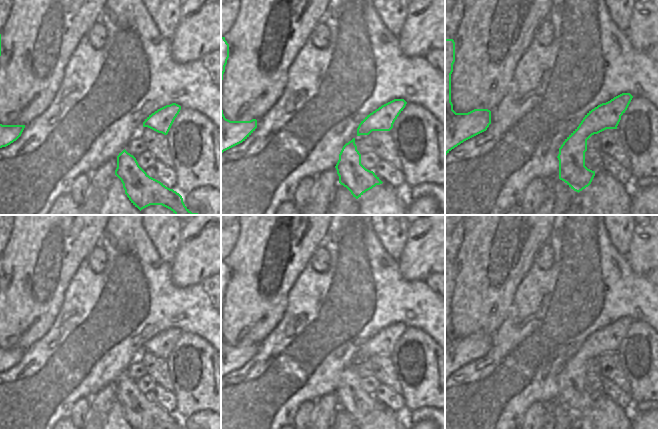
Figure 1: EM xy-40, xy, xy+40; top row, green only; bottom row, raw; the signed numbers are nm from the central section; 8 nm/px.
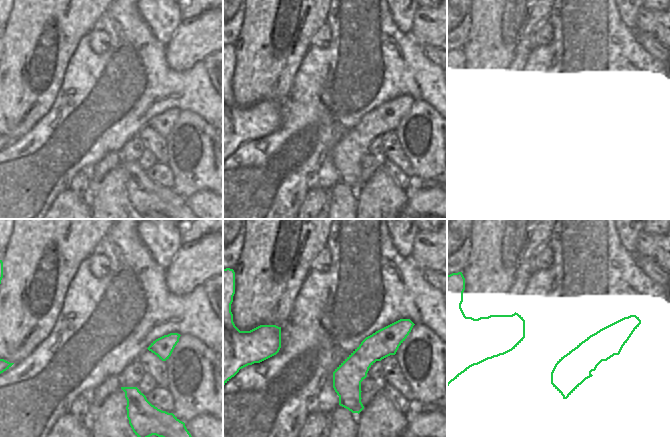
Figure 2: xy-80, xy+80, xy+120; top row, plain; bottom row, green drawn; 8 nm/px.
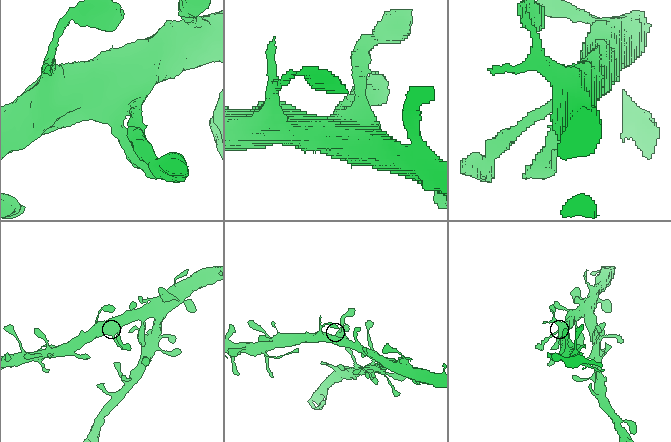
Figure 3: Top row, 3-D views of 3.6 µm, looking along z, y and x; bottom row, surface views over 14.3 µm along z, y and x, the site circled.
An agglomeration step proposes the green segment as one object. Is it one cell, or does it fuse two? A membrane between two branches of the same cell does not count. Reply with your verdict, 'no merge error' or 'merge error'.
no merge error

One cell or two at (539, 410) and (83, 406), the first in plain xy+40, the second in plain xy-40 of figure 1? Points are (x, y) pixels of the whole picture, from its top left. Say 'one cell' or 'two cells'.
one cell

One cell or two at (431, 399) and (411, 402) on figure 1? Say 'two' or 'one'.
one

